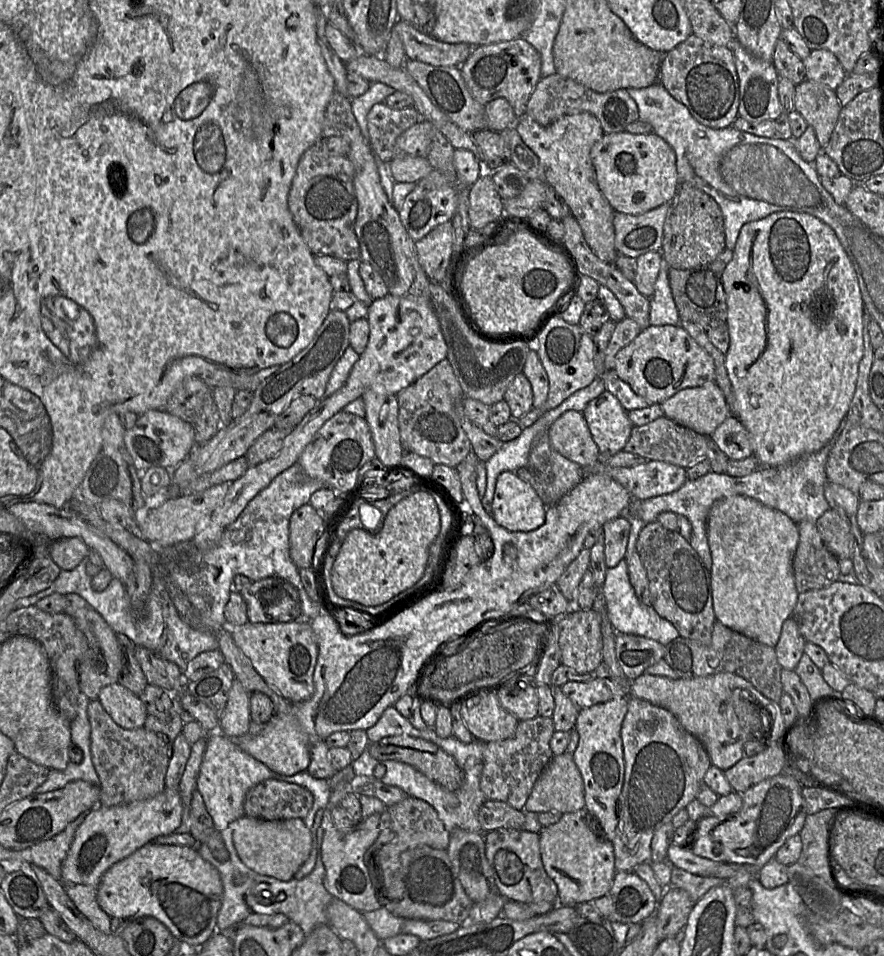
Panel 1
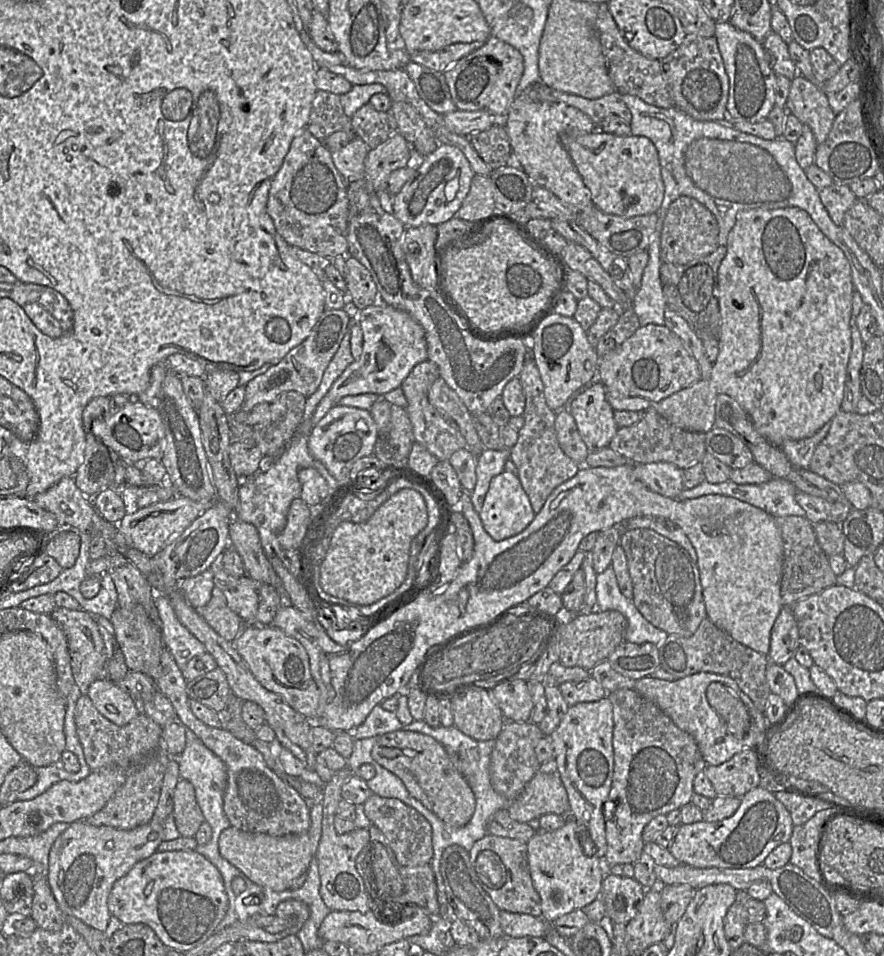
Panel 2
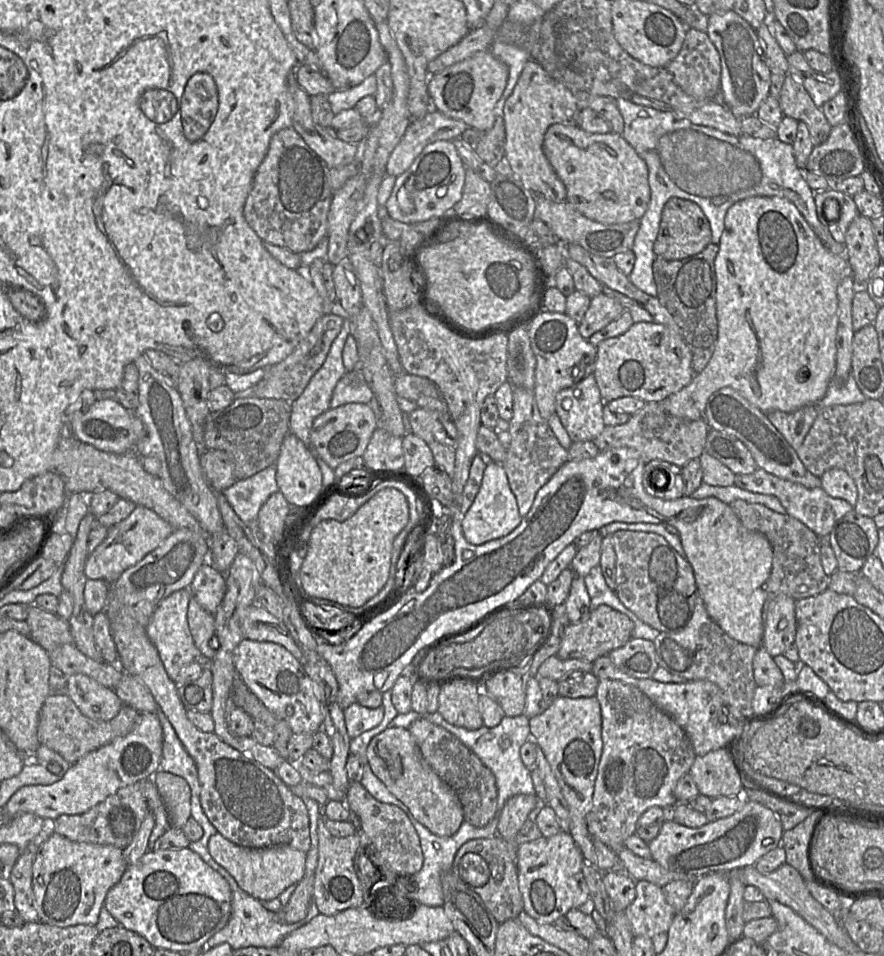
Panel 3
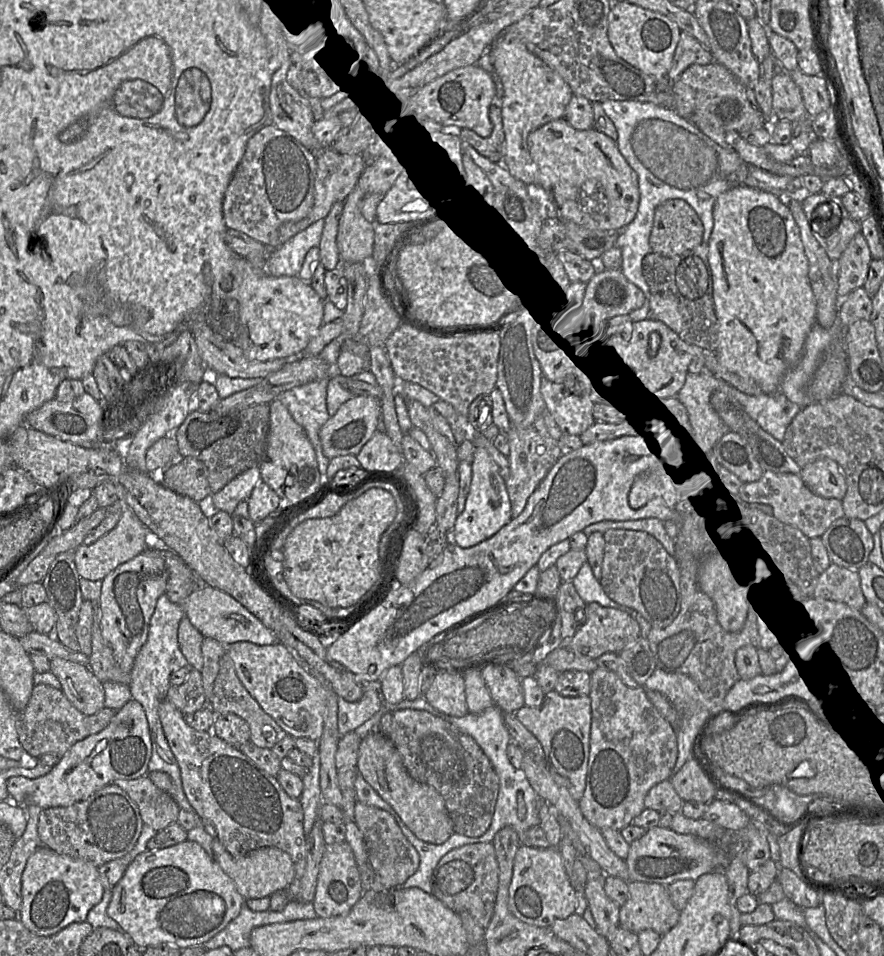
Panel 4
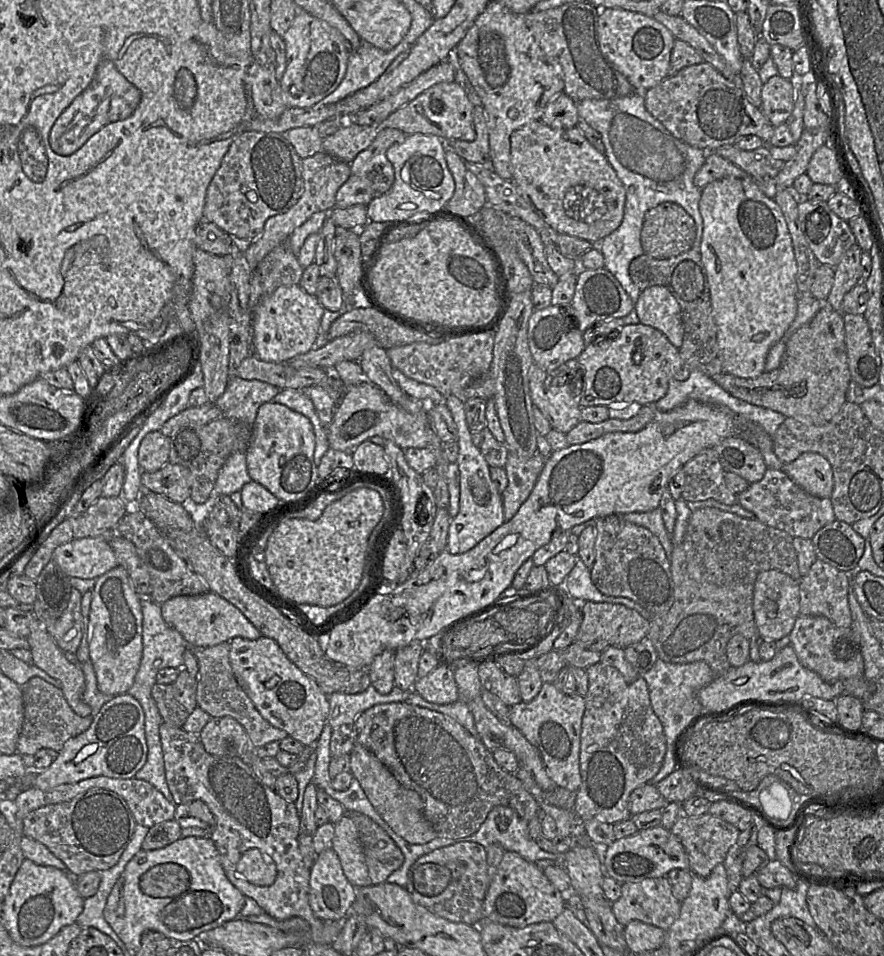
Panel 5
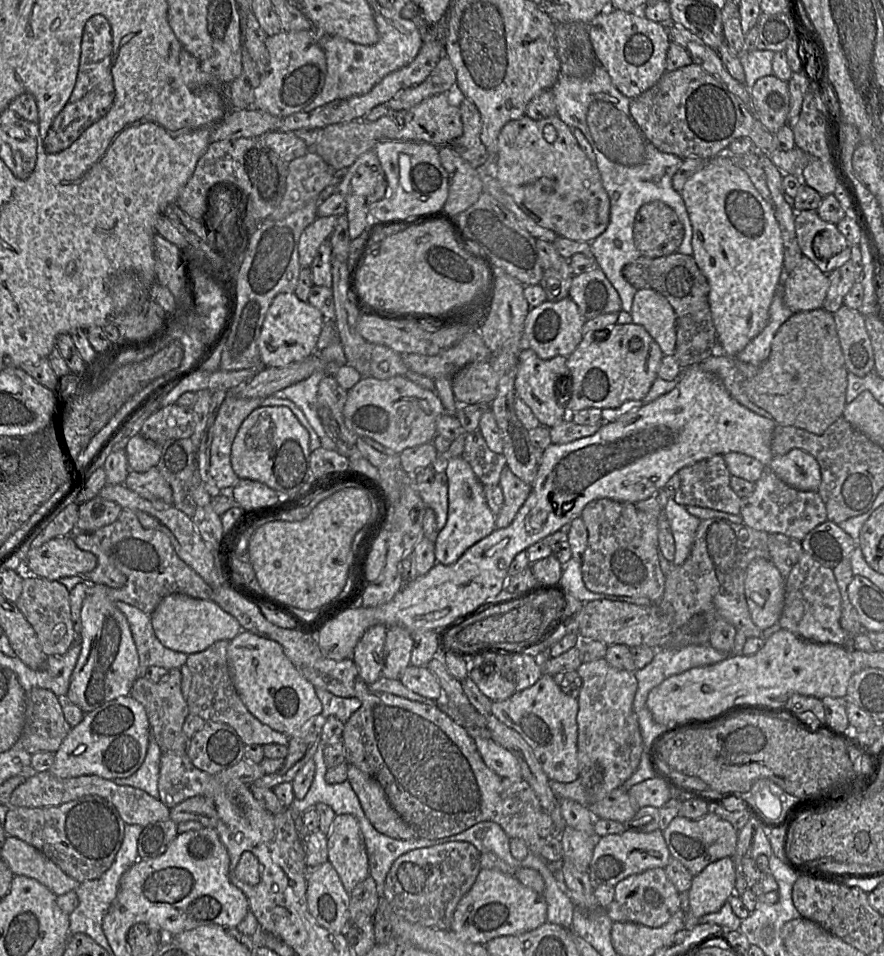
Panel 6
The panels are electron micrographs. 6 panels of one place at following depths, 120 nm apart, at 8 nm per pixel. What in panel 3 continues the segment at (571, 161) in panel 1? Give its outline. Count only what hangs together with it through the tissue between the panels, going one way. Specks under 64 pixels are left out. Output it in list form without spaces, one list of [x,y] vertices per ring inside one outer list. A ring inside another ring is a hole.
[[[531,59],[527,61],[502,110],[506,133],[504,158],[509,162],[513,174],[536,196],[542,196],[553,202],[566,201],[566,187],[545,156],[543,142],[547,129],[553,124],[578,126],[580,110],[573,92],[551,77],[539,63]]]

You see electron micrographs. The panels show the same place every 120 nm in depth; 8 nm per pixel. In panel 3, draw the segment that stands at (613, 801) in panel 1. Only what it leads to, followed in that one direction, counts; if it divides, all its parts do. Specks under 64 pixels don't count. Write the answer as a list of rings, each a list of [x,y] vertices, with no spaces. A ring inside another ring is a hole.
[[[558,696],[552,704],[541,714],[529,718],[529,727],[531,738],[542,749],[551,769],[554,773],[561,792],[568,804],[570,812],[569,833],[573,837],[577,847],[581,851],[585,863],[594,866],[594,845],[586,822],[586,815],[592,807],[592,797],[594,784],[597,776],[598,765],[603,750],[603,741],[601,737],[601,708],[599,701],[595,696],[568,698]]]

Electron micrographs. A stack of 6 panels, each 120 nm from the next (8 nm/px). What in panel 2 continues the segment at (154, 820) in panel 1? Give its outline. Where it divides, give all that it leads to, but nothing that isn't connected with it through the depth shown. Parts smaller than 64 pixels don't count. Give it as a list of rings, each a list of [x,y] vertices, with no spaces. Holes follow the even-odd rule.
[[[85,820],[71,823],[53,843],[46,873],[50,889],[63,915],[74,916],[87,925],[105,932],[111,916],[108,896],[113,884],[128,873],[137,862],[155,853],[163,841],[163,824],[151,825],[148,822],[134,829],[121,830],[110,826],[94,826]]]

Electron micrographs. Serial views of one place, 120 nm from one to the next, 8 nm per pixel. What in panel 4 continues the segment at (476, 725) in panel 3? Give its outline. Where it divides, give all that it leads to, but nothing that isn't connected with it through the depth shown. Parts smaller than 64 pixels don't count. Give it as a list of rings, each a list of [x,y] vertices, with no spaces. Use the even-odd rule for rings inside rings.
[[[436,674],[422,697],[435,709],[451,716],[461,717],[469,712],[464,677],[458,674]]]

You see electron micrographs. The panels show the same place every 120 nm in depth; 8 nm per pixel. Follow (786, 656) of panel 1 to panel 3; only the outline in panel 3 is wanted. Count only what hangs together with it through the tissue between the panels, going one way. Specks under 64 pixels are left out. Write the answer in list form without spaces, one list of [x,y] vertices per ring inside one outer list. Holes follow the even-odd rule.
[[[779,595],[769,604],[762,647],[772,656],[783,655],[796,637],[795,600]]]

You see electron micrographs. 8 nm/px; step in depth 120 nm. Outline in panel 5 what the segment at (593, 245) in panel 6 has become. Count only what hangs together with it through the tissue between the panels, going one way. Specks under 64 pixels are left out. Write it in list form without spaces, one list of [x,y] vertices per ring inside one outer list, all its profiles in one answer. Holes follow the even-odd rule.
[[[633,93],[617,99],[576,101],[580,120],[600,134],[603,153],[625,188],[623,220],[614,232],[602,239],[598,248],[604,257],[604,268],[613,274],[634,304],[642,291],[632,281],[628,268],[633,259],[644,253],[640,234],[648,210],[664,202],[681,206],[696,225],[696,237],[691,250],[700,249],[703,230],[703,219],[699,212],[701,188],[694,184],[694,176],[708,154],[675,138],[646,110],[643,95]]]

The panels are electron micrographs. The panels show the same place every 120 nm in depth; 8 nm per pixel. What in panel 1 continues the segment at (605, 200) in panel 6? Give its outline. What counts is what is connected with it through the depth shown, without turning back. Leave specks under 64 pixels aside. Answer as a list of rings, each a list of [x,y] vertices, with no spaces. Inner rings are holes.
[[[618,132],[604,134],[591,149],[599,189],[615,212],[640,215],[670,203],[679,188],[676,154],[660,136]]]

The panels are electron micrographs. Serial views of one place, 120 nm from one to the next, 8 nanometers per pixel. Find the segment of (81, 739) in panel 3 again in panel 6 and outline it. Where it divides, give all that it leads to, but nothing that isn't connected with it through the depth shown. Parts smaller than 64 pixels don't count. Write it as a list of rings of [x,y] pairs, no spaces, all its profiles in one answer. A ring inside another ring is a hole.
[[[43,688],[26,692],[20,746],[29,754],[56,753],[71,730],[64,718],[61,698]]]

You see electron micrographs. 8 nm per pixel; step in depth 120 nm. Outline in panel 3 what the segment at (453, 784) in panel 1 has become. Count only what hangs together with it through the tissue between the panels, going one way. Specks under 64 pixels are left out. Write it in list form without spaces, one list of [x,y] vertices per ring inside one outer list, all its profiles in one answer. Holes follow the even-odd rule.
[[[389,726],[374,736],[367,746],[366,759],[373,774],[407,807],[414,820],[440,837],[458,831],[464,822],[461,802],[455,791],[424,761],[407,728]]]

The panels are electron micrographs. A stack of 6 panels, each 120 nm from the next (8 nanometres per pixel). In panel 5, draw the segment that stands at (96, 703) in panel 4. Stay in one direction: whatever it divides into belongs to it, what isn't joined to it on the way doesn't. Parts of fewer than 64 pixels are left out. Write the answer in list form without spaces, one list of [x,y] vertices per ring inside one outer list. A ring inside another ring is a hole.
[[[35,615],[27,640],[32,654],[32,664],[61,683],[67,703],[78,716],[91,716],[92,709],[83,700],[85,676],[80,664],[68,659],[47,632],[45,624]]]

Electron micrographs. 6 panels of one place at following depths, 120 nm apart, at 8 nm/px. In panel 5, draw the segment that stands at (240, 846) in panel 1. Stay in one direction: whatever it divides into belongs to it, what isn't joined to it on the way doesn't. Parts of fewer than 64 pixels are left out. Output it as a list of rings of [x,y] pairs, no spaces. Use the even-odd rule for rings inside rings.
[[[258,849],[243,853],[236,866],[237,874],[255,886],[270,886],[277,878],[277,867],[273,859]]]

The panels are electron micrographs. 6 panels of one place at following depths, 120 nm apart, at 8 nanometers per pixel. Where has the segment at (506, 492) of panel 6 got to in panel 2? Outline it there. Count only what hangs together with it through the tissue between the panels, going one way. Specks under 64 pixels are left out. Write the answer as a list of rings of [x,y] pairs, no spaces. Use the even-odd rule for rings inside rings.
[[[534,359],[525,362],[518,378],[525,395],[525,422],[518,431],[516,444],[510,448],[510,460],[536,514],[542,509],[552,491],[574,477],[581,465],[569,458],[558,443],[555,431],[556,413],[546,403],[544,384]]]

